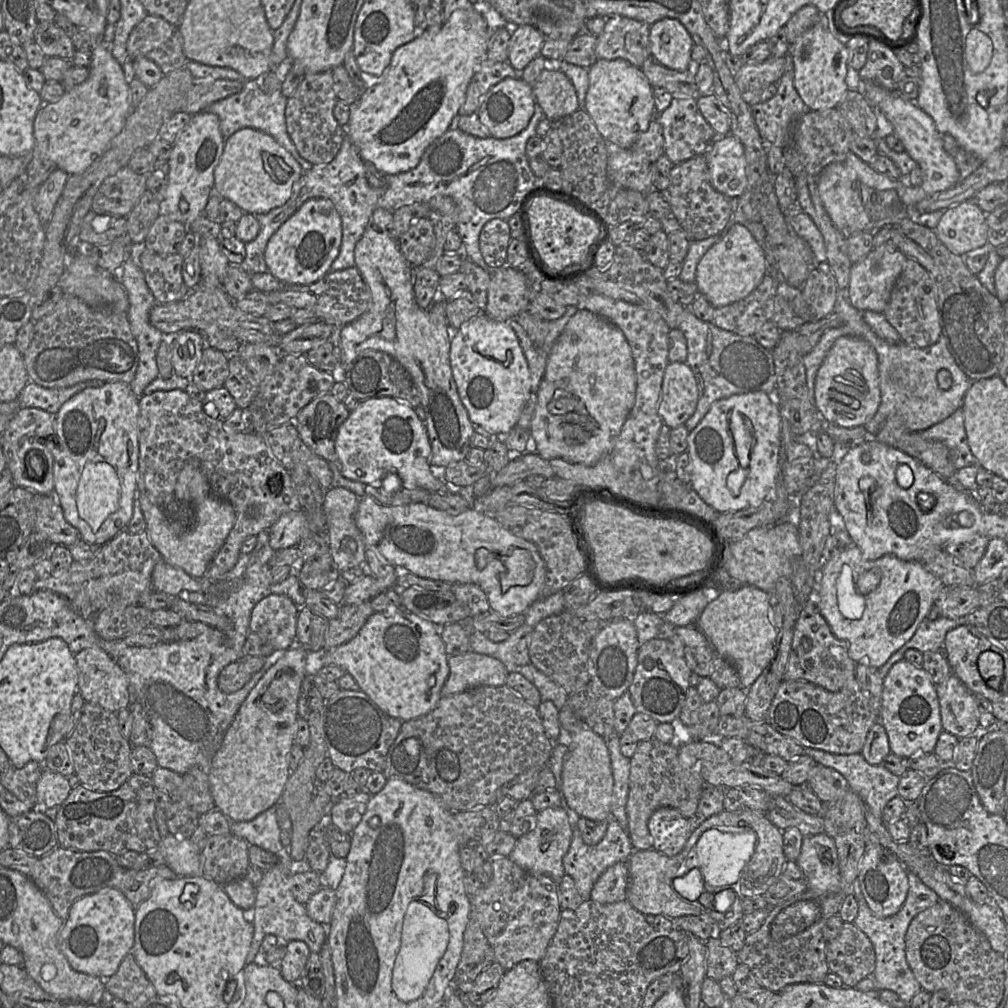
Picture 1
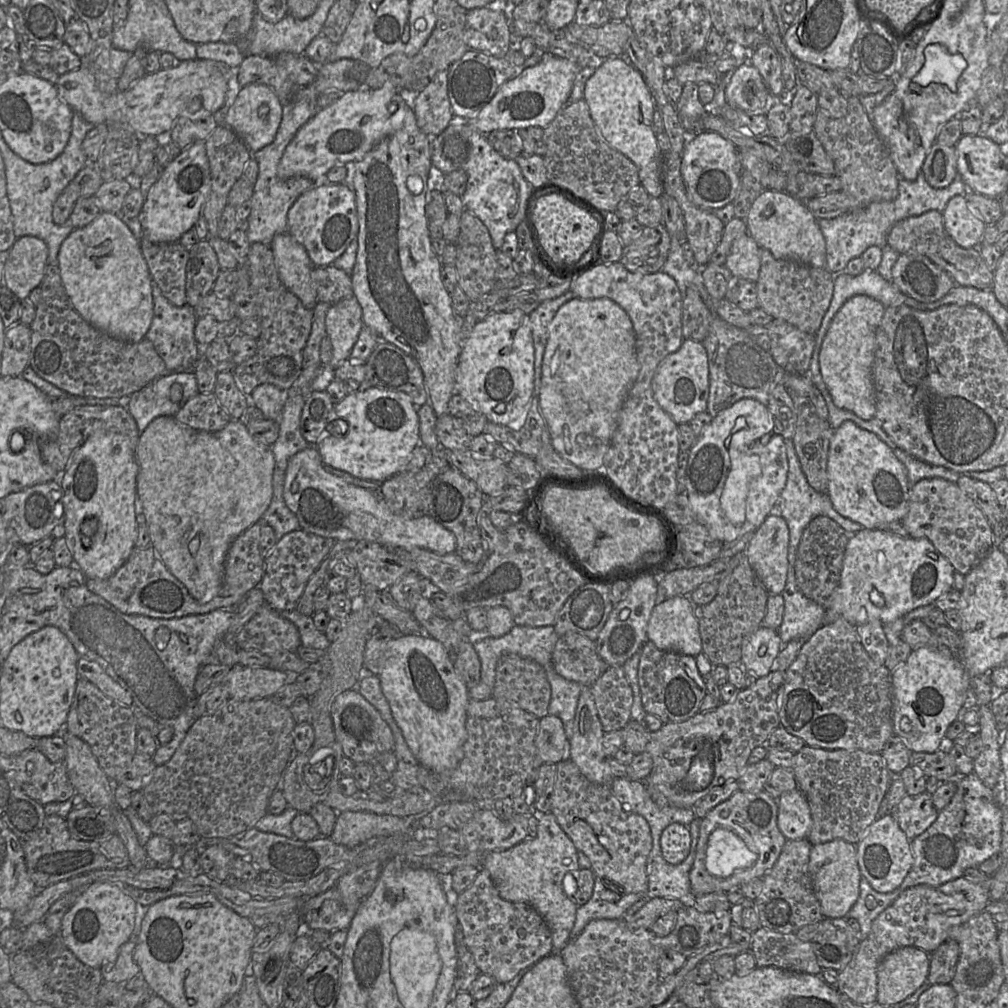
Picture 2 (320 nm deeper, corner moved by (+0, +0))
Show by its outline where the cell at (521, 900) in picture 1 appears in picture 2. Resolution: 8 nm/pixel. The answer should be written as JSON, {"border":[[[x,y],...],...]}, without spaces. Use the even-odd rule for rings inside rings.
{"border":[[[480,868],[473,883],[458,894],[455,912],[463,931],[465,945],[472,953],[480,973],[493,977],[497,983],[512,980],[521,970],[529,969],[554,951],[551,931],[542,916],[526,903],[501,898],[490,873],[485,868]]]}

